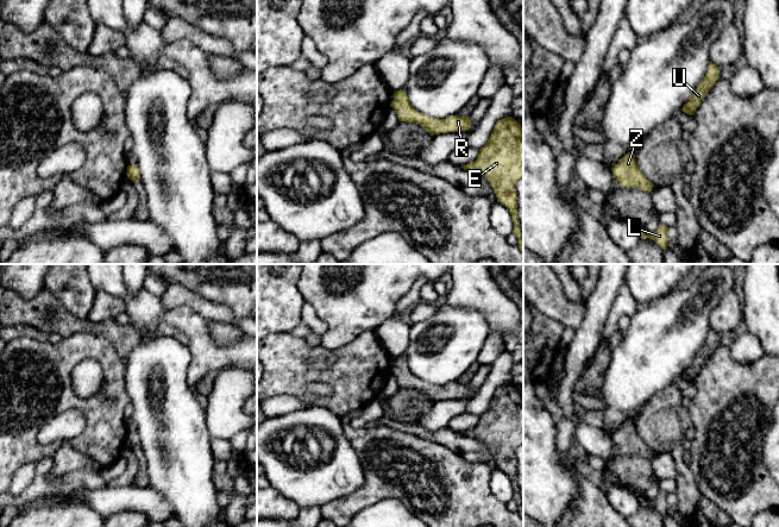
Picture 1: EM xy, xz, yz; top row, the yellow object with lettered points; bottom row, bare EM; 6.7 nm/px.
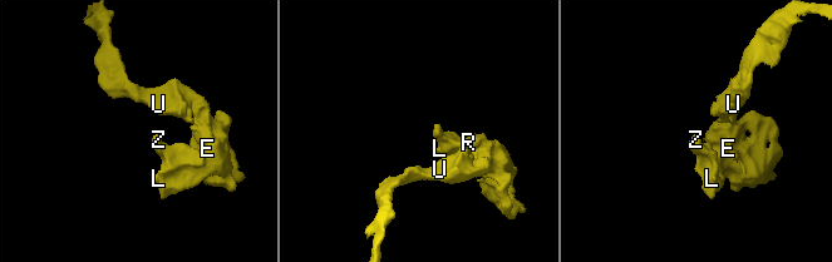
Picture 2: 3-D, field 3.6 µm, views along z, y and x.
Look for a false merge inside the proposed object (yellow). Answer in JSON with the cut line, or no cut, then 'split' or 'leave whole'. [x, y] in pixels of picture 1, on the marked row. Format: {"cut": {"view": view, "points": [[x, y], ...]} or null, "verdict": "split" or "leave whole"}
{"cut": null, "verdict": "leave whole"}

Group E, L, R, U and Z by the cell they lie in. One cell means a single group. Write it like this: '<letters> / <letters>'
E L R U Z

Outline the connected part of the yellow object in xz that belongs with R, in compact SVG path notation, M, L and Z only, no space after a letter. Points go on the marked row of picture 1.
M402 89L394 93L394 100L390 103L400 121L420 124L431 136L461 132L471 127L470 117L451 115L446 119L435 119L415 109Z

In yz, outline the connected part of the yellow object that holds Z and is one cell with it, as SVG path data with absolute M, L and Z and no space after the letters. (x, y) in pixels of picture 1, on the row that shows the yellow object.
M632 152L624 155L618 163L611 168L611 171L614 178L620 182L621 187L637 188L649 193L654 186L641 172L636 164L635 155Z

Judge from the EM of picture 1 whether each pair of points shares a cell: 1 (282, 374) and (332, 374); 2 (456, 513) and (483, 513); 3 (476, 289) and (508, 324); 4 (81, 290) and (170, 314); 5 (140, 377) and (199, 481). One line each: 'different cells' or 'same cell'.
1: same cell
2: same cell
3: same cell
4: different cells
5: same cell

